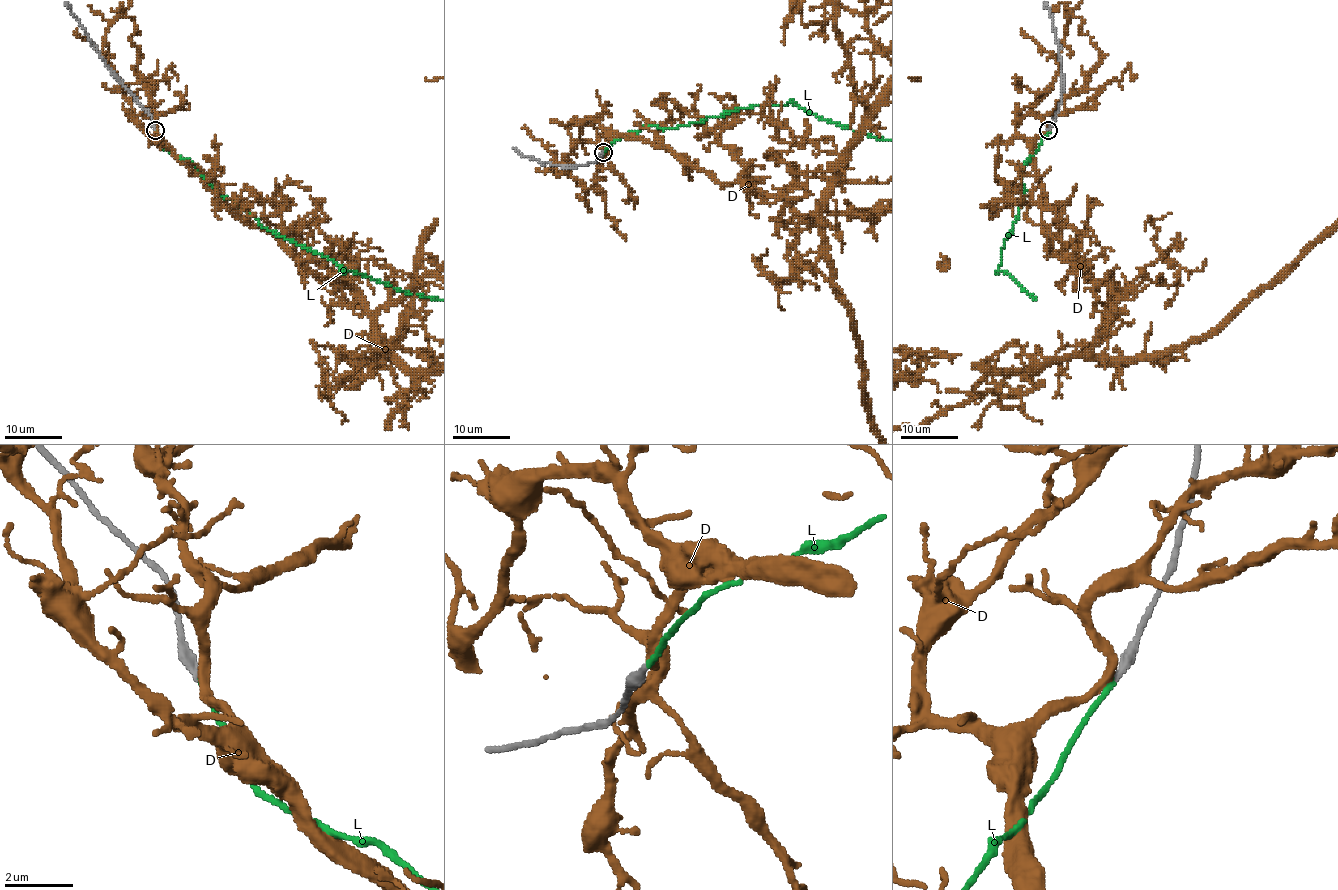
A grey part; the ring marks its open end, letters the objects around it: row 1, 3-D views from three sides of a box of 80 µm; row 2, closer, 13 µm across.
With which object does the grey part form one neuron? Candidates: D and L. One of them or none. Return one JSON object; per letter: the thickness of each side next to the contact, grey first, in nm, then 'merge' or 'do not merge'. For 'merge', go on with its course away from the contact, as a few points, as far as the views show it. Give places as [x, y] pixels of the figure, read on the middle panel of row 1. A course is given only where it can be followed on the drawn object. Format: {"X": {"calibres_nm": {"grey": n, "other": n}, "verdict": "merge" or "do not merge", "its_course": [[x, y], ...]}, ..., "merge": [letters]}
{"D": {"calibres_nm": {"grey": 300, "other": 260}, "verdict": "do not merge"}, "L": {"calibres_nm": {"grey": 300, "other": 140}, "verdict": "merge"}, "merge": ["L"]}

